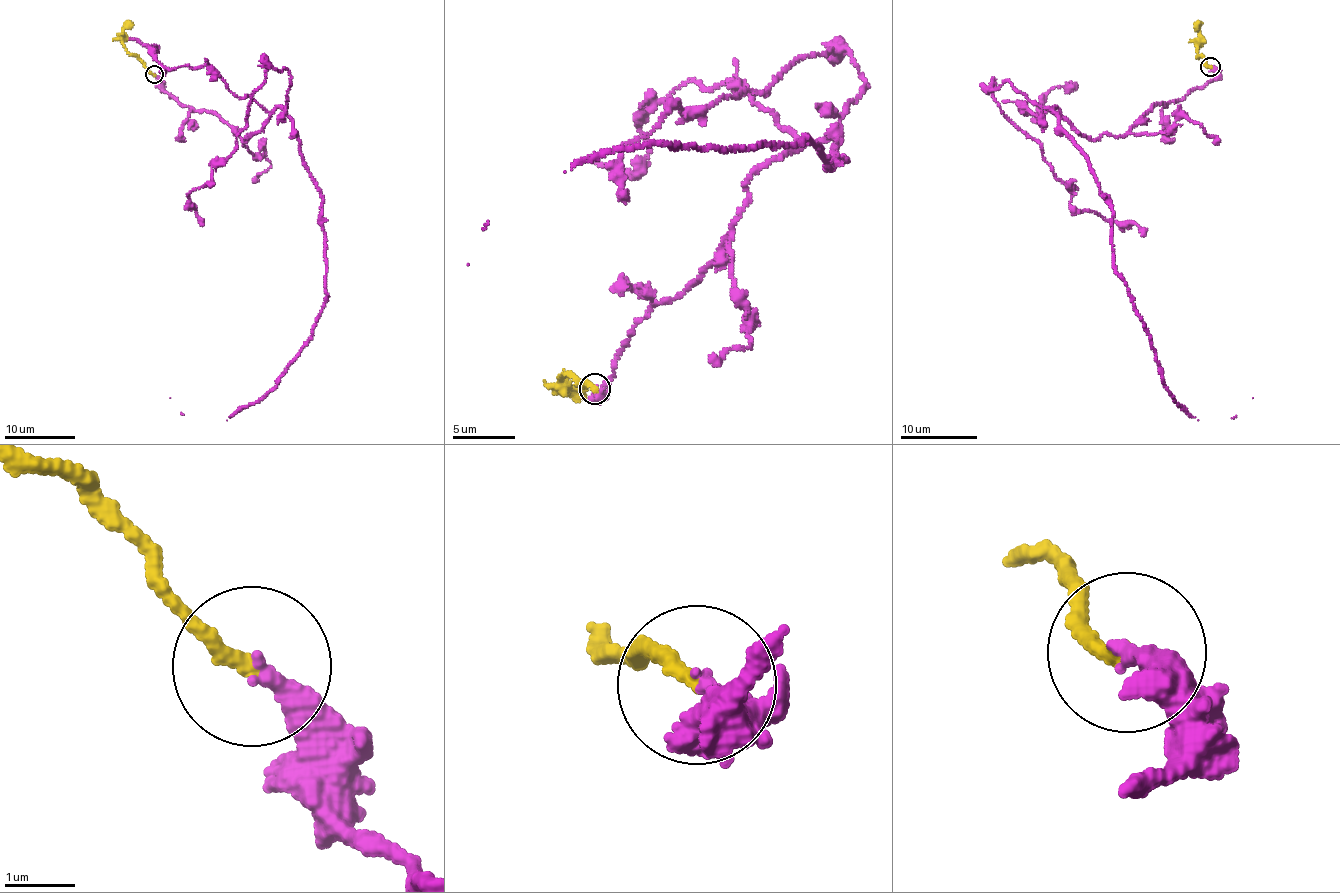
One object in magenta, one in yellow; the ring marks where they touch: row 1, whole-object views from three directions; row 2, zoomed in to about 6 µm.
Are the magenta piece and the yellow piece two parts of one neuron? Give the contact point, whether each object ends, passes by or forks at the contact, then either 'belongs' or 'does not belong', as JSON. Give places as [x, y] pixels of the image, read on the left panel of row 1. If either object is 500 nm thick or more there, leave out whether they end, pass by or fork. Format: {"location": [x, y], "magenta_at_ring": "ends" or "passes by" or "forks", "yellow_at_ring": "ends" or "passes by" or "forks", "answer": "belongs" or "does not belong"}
{"location": [154, 74], "magenta_at_ring": "ends", "yellow_at_ring": "ends", "answer": "belongs"}

